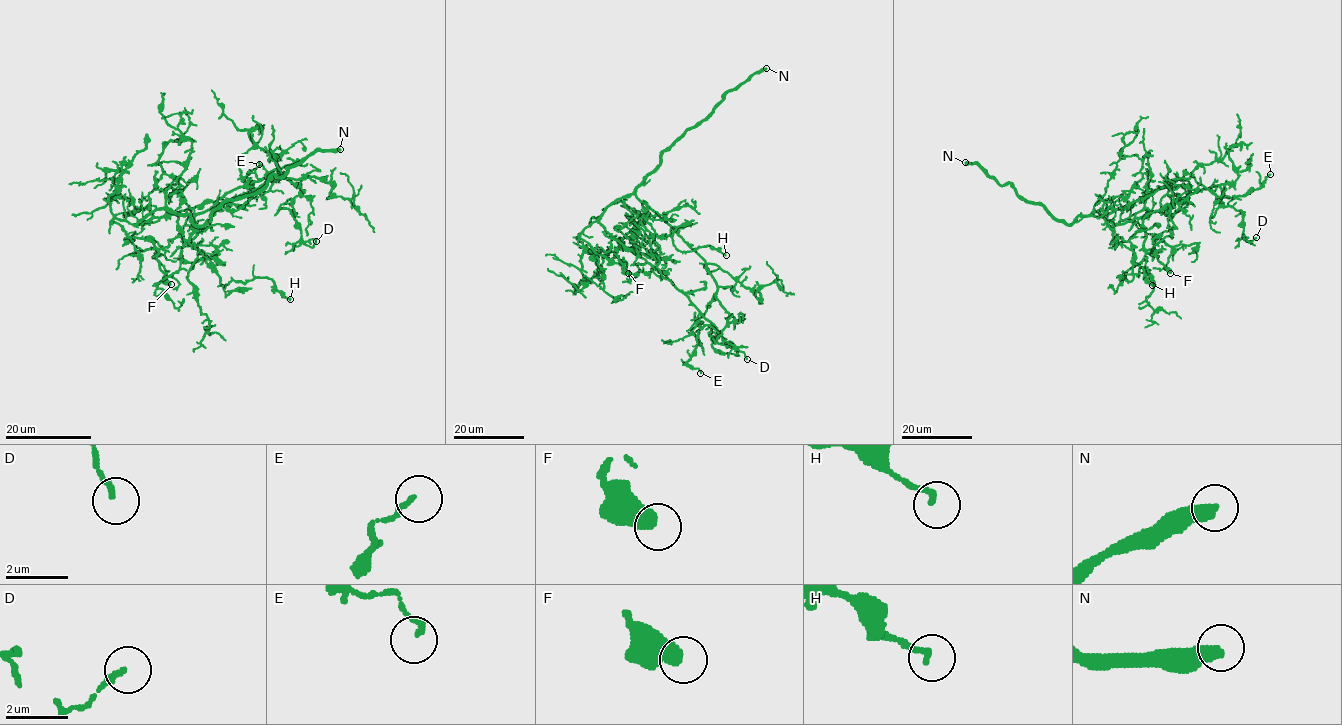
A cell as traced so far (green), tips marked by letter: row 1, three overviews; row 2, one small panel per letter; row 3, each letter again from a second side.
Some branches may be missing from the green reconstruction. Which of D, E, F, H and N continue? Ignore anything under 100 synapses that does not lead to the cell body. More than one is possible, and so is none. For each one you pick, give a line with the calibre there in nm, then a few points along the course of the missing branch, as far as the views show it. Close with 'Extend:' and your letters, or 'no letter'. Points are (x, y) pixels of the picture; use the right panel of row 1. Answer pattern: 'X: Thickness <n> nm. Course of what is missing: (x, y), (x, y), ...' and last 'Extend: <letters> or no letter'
N: Thickness 440 nm. Course of what is missing: (965, 162), (951, 157), (949, 139), (940, 129), (938, 108), (932, 92)
Extend: N

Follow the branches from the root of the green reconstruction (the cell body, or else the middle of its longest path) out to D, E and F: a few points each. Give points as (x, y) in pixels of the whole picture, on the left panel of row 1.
D: (165, 209), (203, 213), (258, 188), (278, 167), (300, 188), (279, 208), (290, 211), (307, 246), (316, 241)
E: (165, 209), (135, 224), (271, 178), (266, 192), (243, 181), (259, 164)
F: (165, 209), (156, 209), (135, 224), (118, 219), (111, 223), (127, 236), (153, 243), (159, 268), (171, 284)

